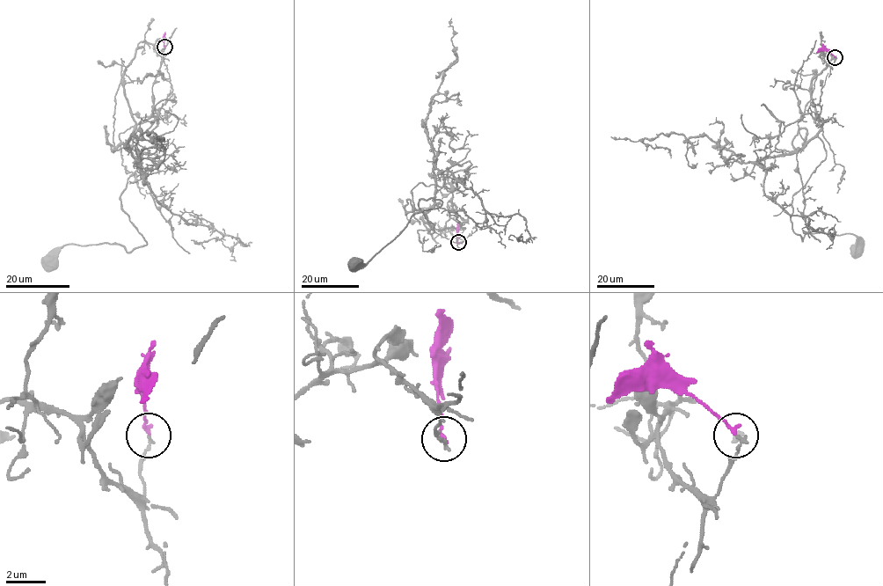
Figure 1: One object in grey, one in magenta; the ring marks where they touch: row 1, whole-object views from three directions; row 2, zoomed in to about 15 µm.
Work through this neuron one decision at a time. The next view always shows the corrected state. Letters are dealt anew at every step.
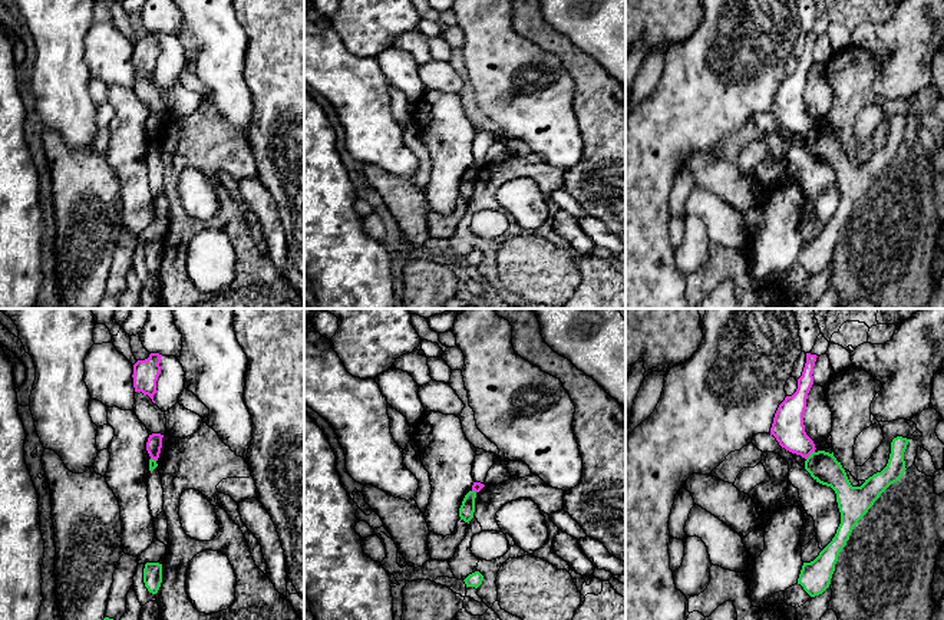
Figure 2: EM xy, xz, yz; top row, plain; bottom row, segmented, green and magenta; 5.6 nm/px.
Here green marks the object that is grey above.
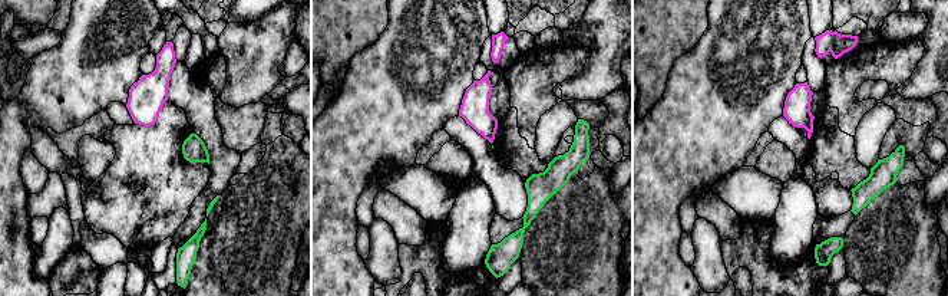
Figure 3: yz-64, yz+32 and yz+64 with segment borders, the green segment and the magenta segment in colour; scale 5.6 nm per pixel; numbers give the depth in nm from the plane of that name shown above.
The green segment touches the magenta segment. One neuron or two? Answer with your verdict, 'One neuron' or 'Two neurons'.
Two neurons

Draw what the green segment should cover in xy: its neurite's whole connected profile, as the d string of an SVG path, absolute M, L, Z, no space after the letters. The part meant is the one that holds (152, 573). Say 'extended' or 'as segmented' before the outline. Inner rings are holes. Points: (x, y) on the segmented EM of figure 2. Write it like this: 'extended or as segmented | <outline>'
as segmented | M146 563L143 568L143 583L149 593L156 594L162 583L162 564Z

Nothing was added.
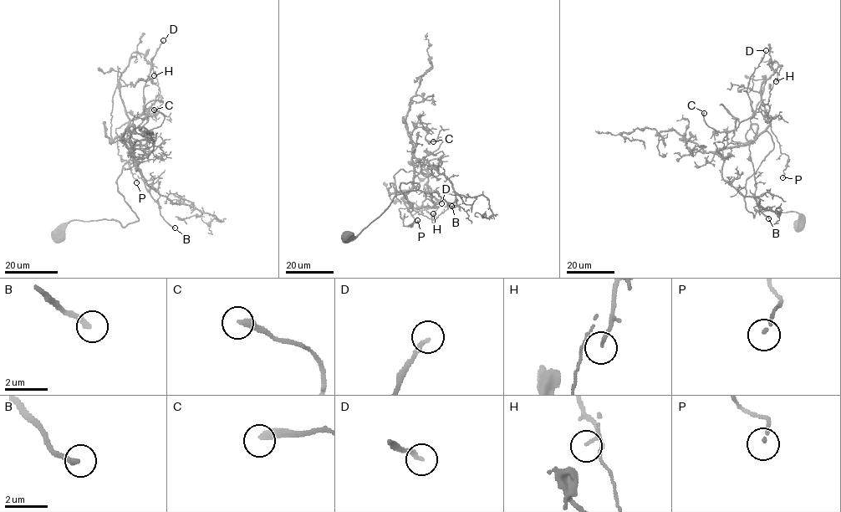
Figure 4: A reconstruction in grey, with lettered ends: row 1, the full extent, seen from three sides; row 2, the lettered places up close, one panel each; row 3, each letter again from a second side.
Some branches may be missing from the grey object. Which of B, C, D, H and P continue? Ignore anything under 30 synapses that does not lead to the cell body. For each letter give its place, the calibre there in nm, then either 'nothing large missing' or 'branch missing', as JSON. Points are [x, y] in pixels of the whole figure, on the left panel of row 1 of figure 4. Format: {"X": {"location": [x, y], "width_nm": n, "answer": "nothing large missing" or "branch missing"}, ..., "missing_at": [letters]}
{"B": {"location": [175, 227], "width_nm": 240, "answer": "branch missing"}, "C": {"location": [154, 110], "width_nm": 320, "answer": "nothing large missing"}, "D": {"location": [163, 40], "width_nm": 180, "answer": "nothing large missing"}, "H": {"location": [154, 75], "width_nm": 100, "answer": "nothing large missing"}, "P": {"location": [136, 182], "width_nm": 130, "answer": "nothing large missing"}, "missing_at": ["B"]}

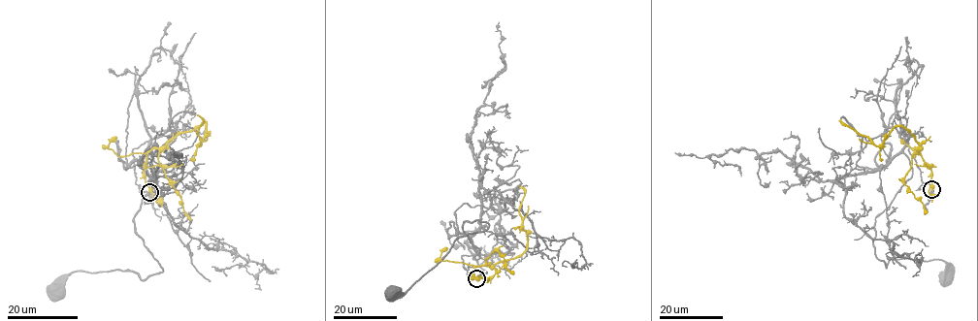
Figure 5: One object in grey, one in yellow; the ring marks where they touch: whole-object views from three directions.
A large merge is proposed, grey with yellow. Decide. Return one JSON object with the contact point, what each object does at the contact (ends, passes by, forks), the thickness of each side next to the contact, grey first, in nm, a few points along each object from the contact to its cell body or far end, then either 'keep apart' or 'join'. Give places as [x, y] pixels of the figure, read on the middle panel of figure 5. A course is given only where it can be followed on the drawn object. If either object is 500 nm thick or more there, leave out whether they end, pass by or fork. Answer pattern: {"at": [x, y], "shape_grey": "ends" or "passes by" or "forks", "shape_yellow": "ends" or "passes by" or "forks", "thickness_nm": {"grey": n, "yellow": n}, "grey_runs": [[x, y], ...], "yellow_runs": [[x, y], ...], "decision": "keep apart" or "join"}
{"at": [476, 278], "thickness_nm": {"grey": 440, "yellow": 600}, "grey_runs": [[476, 278], [462, 259], [479, 258], [463, 229], [474, 220], [488, 228], [394, 290]], "yellow_runs": [[476, 278], [472, 277], [474, 268], [514, 259], [525, 250], [528, 233], [519, 212], [524, 190], [519, 186]], "decision": "join"}

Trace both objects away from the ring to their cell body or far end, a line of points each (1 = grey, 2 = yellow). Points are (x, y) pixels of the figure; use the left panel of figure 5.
1: (149, 192), (135, 182), (132, 154), (147, 142), (152, 189), (133, 218), (162, 272), (72, 272), (57, 292)
2: (149, 192), (143, 170), (146, 154), (205, 121), (206, 136), (201, 144), (197, 132), (203, 120), (197, 114)

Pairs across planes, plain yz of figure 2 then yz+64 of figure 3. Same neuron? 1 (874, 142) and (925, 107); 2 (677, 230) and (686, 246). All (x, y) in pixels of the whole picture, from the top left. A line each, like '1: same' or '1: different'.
1: same
2: same

